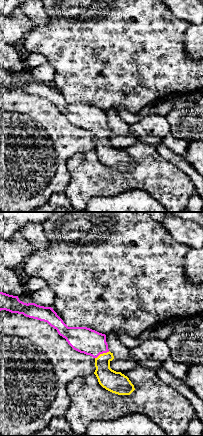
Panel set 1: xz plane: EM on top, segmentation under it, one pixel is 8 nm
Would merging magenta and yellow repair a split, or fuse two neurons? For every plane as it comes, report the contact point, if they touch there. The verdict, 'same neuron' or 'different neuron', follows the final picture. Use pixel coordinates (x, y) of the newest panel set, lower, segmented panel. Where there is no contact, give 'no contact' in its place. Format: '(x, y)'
(102, 353)

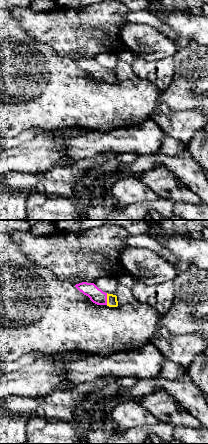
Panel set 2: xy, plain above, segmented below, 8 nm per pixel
(106, 299)

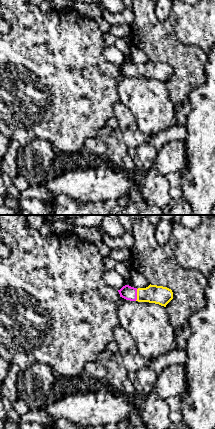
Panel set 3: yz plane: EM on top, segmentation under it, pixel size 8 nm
(136, 295)

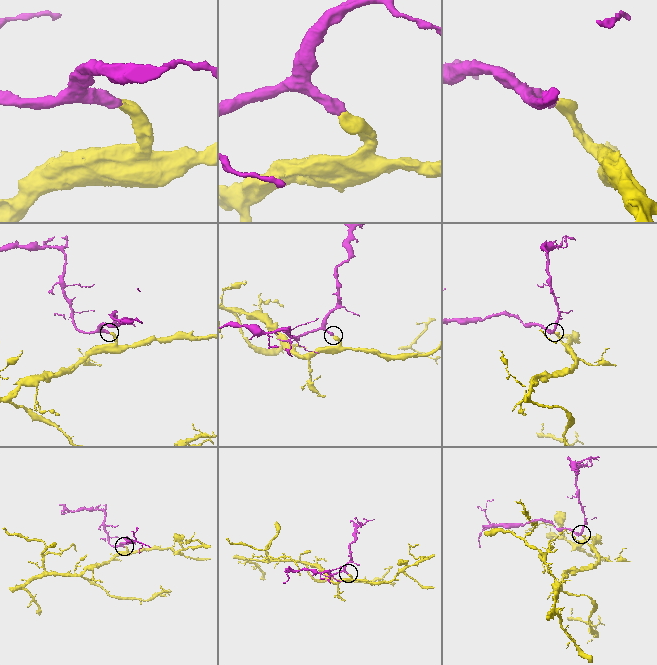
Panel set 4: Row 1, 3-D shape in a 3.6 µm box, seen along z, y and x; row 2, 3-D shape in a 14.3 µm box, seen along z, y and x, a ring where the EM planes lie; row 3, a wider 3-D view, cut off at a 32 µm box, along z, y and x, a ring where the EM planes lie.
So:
same neuron

